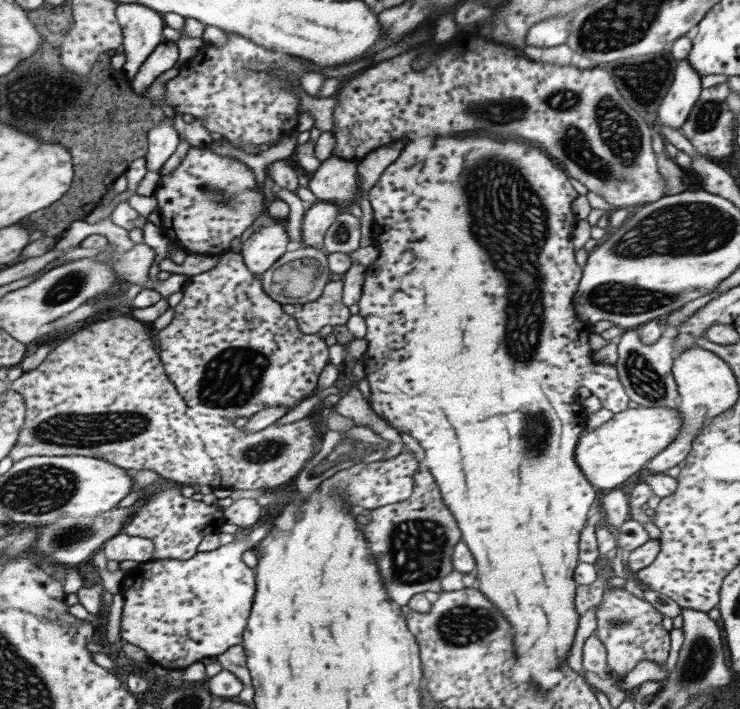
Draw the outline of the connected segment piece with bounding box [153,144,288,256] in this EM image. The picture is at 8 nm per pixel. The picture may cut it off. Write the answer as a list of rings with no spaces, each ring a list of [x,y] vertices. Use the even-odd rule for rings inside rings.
[[[208,144],[200,147],[190,146],[179,165],[159,180],[153,196],[161,210],[160,229],[165,237],[185,252],[195,255],[221,256],[230,249],[231,240],[240,237],[259,214],[269,214],[270,219],[281,222],[288,215],[288,206],[280,198],[275,196],[270,202],[265,202],[261,188],[257,187],[255,182],[255,175],[245,163],[213,152]]]

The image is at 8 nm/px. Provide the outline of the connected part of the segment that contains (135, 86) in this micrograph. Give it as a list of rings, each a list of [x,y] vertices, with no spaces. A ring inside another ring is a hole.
[[[163,41],[151,50],[145,58],[145,62],[139,66],[130,86],[135,96],[142,96],[146,88],[150,88],[152,82],[161,73],[177,66],[178,50],[173,41]]]

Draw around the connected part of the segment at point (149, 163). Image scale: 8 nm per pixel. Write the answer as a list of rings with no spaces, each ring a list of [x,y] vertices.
[[[164,117],[147,131],[146,137],[145,169],[158,171],[179,144],[179,137],[173,129],[173,120]]]

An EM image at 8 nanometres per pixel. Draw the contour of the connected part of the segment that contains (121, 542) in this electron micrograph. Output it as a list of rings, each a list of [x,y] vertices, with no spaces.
[[[123,532],[103,543],[103,553],[107,560],[123,562],[143,562],[150,560],[153,543],[148,538],[129,536]]]

